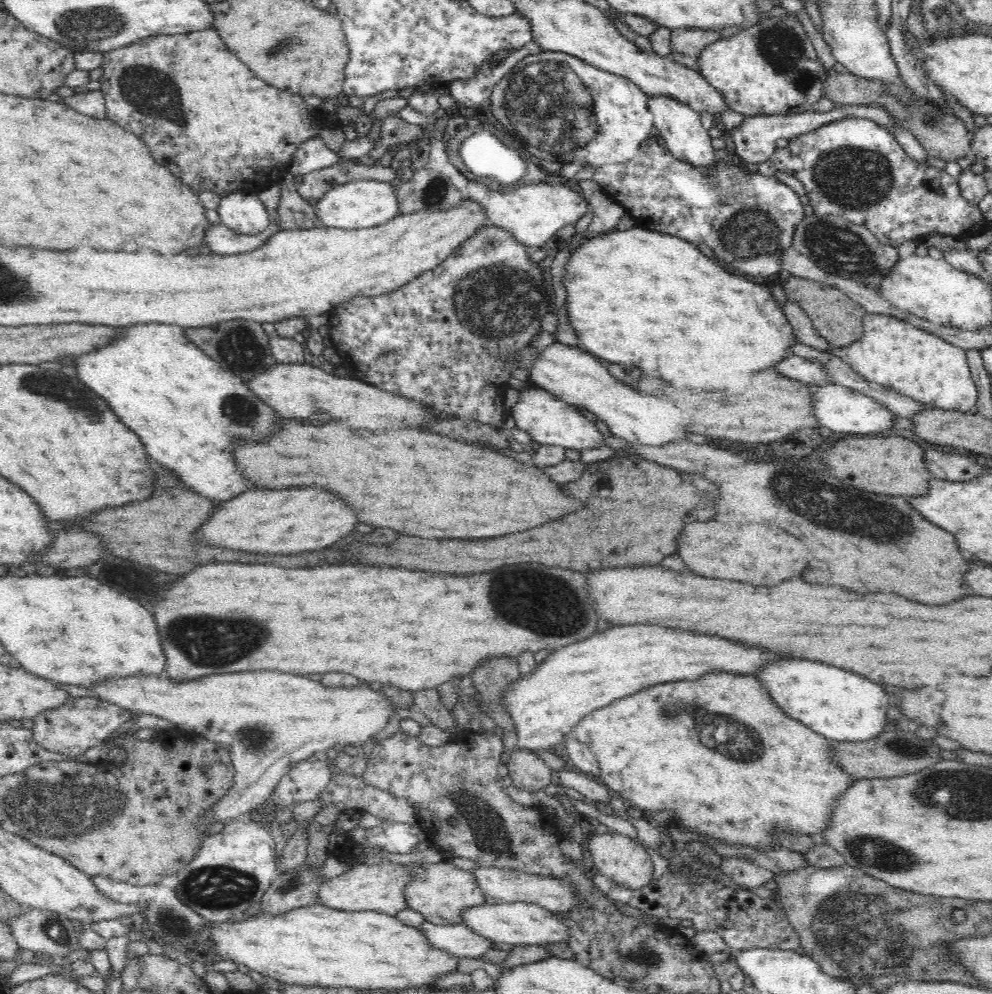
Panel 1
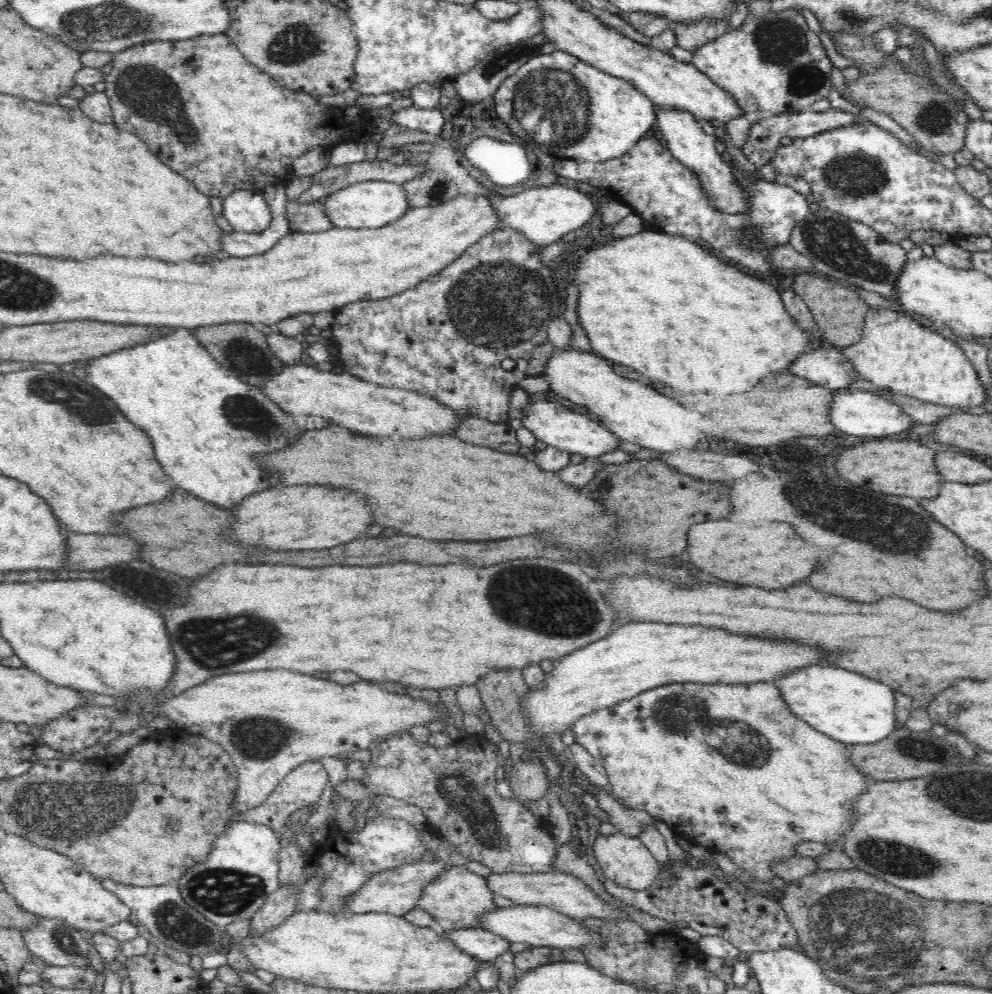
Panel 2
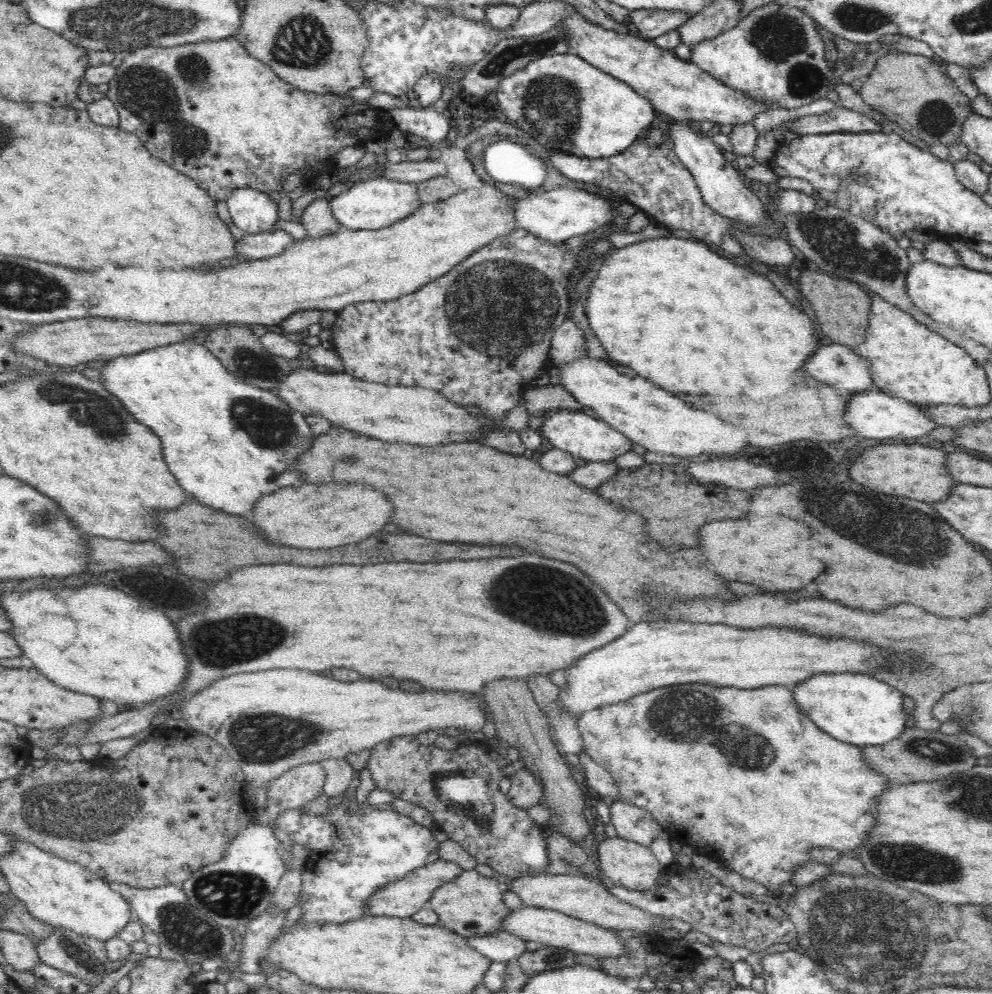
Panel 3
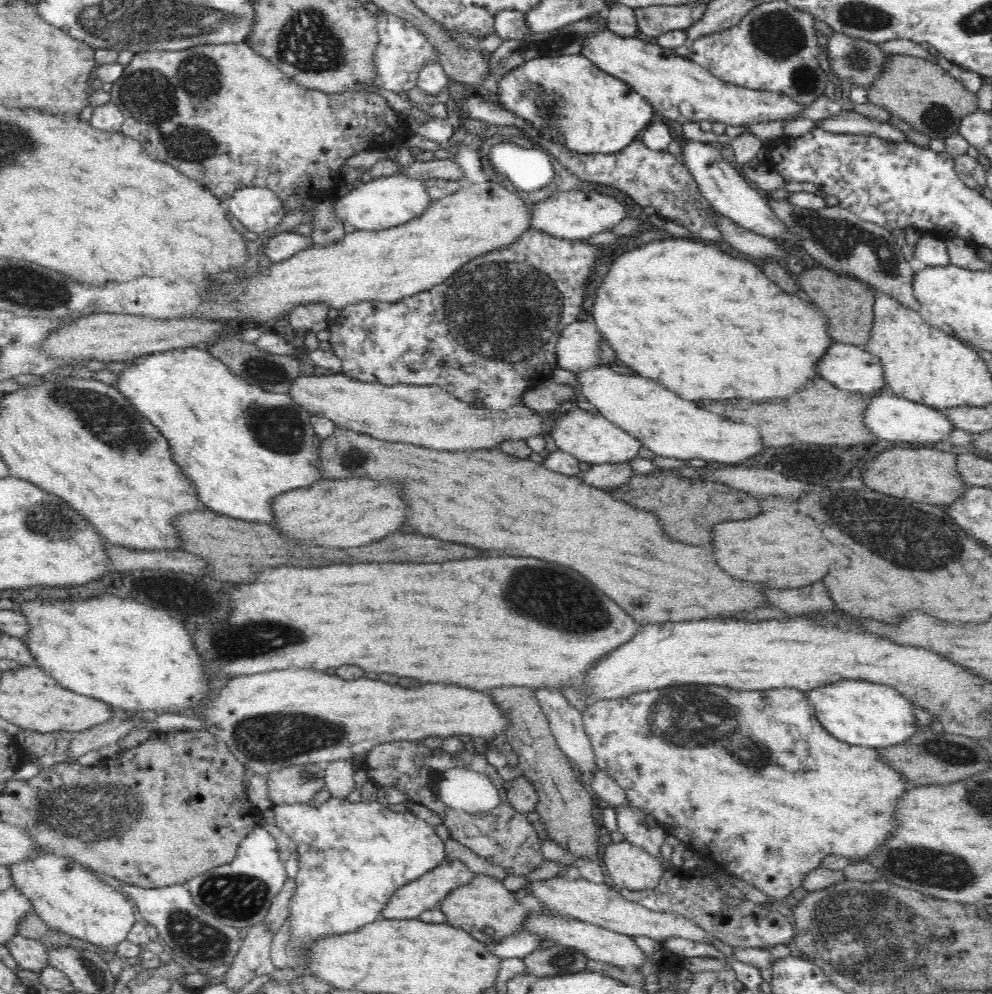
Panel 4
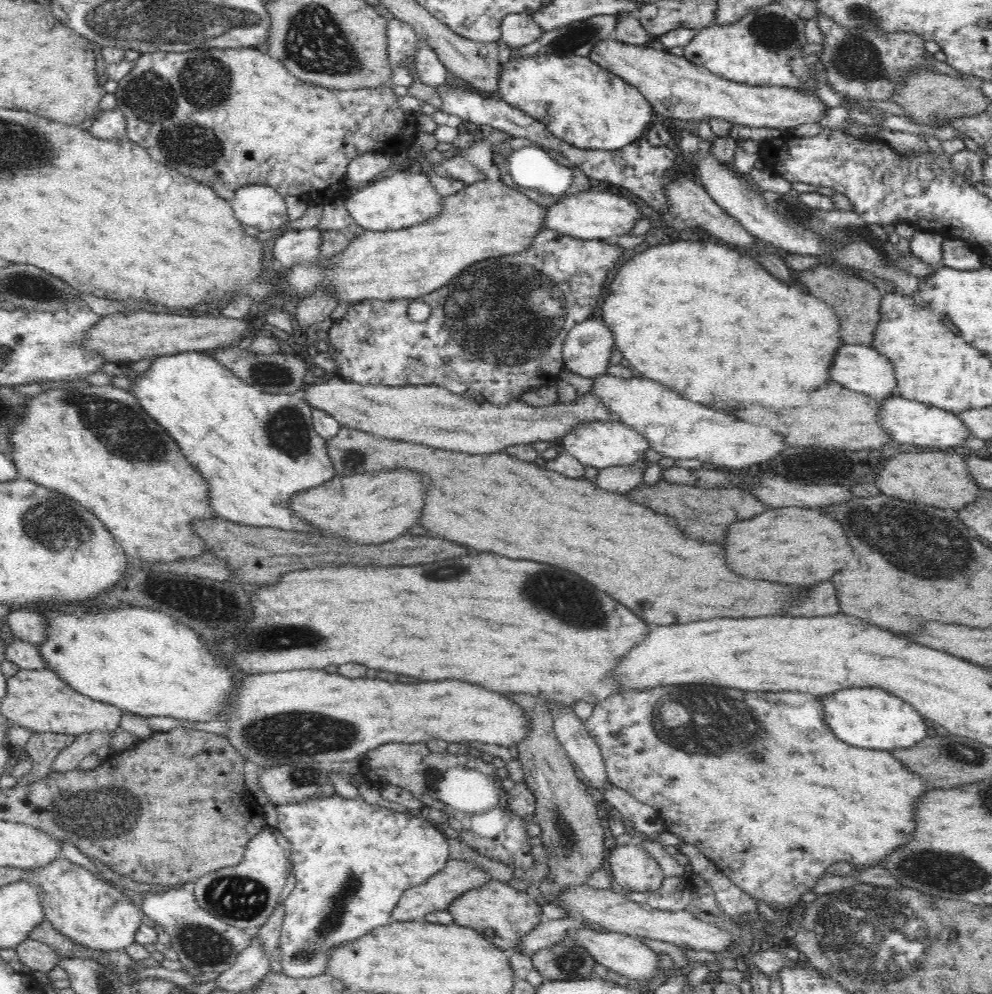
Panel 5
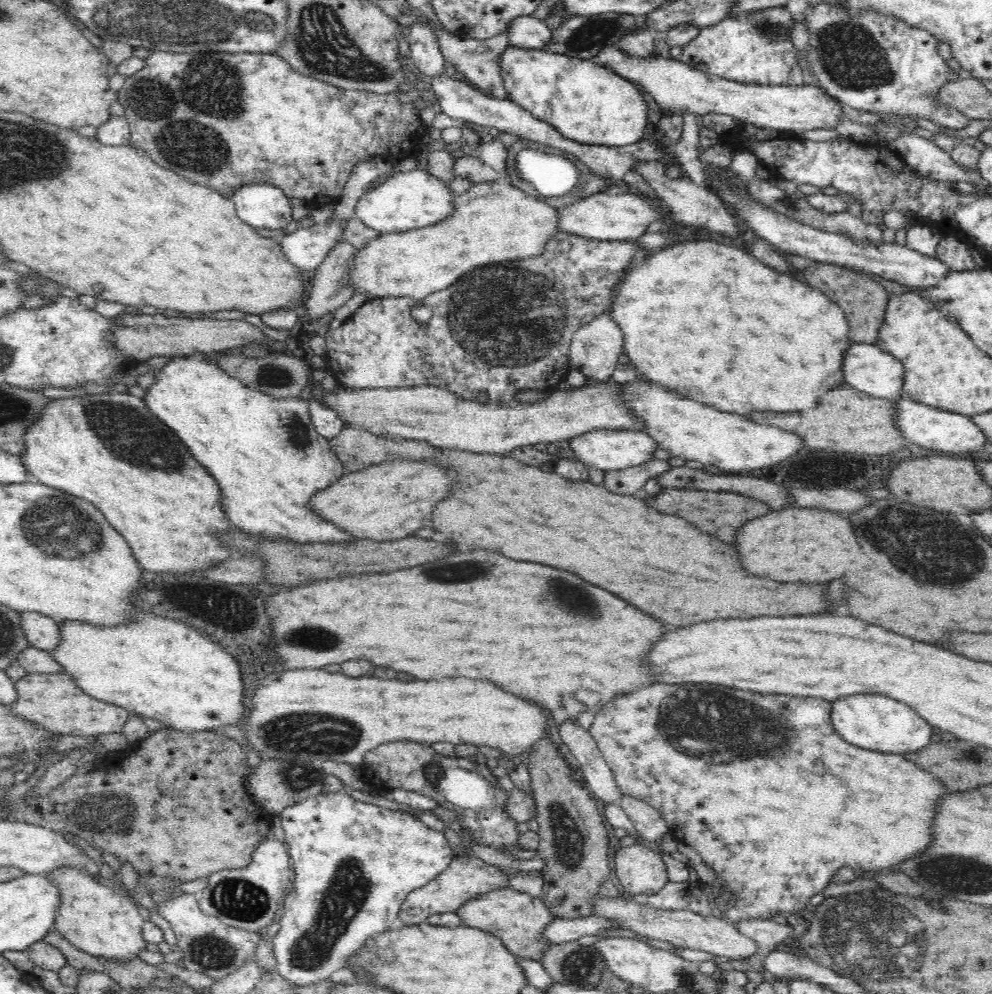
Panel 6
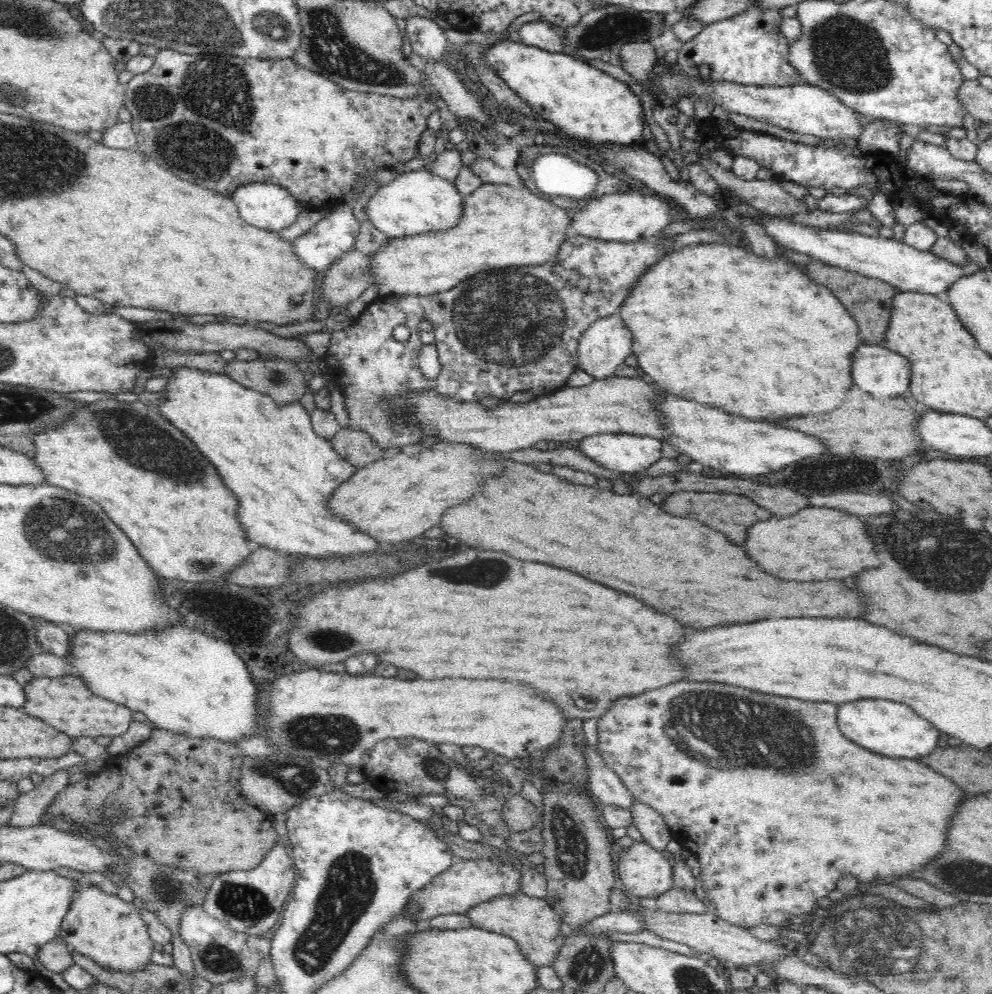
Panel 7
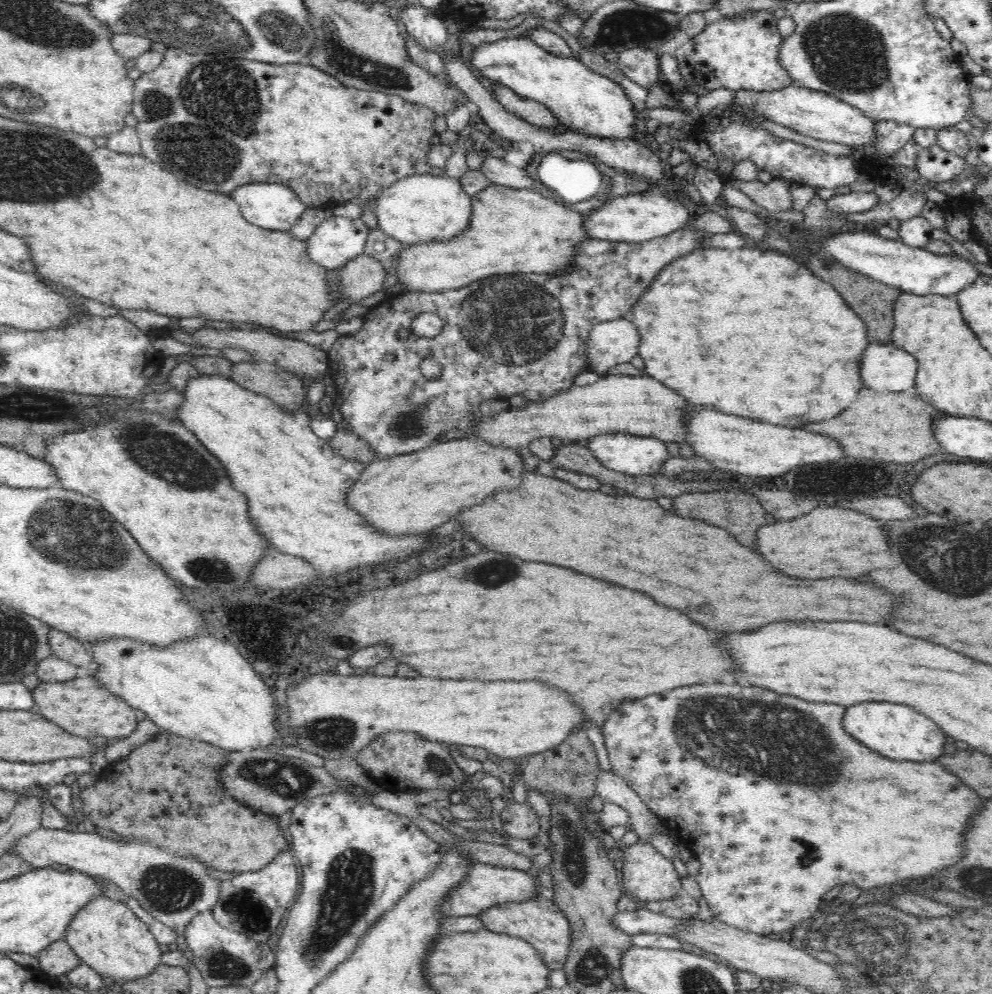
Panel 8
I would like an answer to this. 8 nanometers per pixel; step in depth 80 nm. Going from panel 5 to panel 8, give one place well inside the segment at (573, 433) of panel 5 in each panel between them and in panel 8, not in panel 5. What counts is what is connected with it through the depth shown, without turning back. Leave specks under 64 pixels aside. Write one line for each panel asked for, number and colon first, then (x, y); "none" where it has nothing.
6: (605, 449)
7: (622, 452)
8: (635, 455)

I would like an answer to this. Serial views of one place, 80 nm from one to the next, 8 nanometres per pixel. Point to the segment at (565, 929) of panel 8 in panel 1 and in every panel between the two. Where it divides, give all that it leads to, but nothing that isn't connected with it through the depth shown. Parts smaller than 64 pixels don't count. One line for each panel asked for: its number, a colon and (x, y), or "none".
1: (439, 891)
2: (456, 897)
3: (470, 904)
4: (484, 902)
5: (512, 914)
6: (517, 919)
7: (536, 927)

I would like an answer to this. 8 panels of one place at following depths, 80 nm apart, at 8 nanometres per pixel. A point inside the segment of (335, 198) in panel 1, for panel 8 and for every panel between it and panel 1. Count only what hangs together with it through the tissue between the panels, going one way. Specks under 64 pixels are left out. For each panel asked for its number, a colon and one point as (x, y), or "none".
2: (370, 204)
3: (371, 205)
4: (377, 204)
5: (396, 200)
6: (400, 201)
7: (416, 202)
8: (421, 208)

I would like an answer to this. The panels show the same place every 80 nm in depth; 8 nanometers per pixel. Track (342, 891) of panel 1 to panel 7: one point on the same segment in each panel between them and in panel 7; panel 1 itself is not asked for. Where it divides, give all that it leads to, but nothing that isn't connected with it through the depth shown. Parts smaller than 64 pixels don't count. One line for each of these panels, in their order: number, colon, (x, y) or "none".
2: (395, 891)
3: (401, 898)
4: (408, 901)
5: (457, 876)
6: (465, 877)
7: (465, 883)

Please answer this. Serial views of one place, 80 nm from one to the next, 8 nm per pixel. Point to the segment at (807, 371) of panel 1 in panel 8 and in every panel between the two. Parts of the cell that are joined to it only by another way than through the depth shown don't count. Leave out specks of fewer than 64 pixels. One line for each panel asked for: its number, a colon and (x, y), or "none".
2: (826, 367)
3: (836, 365)
4: (849, 367)
5: (859, 368)
6: (867, 368)
7: (880, 371)
8: (886, 368)

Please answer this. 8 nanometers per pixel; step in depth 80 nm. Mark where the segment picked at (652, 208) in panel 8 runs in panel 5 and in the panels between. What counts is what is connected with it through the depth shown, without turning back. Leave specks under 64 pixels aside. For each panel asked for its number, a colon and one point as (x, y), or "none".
5: (585, 216)
6: (624, 216)
7: (613, 217)

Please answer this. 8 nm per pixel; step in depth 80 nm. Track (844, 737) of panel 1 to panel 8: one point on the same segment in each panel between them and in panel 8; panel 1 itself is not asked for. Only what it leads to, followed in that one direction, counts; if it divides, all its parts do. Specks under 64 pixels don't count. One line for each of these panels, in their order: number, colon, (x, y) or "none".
2: (847, 707)
3: (853, 708)
4: (859, 712)
5: (865, 717)
6: (875, 722)
7: (892, 729)
8: (896, 731)

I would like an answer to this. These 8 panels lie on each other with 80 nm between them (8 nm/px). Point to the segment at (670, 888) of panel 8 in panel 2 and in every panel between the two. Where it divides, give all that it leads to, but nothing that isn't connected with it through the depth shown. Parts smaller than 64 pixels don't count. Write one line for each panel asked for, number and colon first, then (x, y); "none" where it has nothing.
2: (625, 860)
3: (627, 863)
4: (630, 866)
5: (632, 867)
6: (639, 869)
7: (644, 871)

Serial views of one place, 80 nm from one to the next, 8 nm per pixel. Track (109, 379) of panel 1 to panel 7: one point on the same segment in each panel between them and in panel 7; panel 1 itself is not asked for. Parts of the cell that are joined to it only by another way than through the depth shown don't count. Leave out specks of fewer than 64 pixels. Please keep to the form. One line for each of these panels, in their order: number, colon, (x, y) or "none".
2: (205, 422)
3: (227, 442)
4: (239, 446)
5: (254, 450)
6: (264, 452)
7: (284, 473)

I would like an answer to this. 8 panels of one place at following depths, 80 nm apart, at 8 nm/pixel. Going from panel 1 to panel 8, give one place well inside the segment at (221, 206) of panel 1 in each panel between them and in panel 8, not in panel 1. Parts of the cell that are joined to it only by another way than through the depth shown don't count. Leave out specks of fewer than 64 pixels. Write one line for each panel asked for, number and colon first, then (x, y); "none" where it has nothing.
2: (245, 211)
3: (253, 211)
4: (258, 209)
5: (262, 207)
6: (261, 206)
7: (267, 206)
8: (275, 207)

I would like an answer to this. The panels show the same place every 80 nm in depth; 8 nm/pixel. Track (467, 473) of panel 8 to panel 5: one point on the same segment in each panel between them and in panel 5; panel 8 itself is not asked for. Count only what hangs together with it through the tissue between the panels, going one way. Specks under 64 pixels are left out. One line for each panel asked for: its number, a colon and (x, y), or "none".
5: (368, 508)
6: (386, 502)
7: (395, 499)

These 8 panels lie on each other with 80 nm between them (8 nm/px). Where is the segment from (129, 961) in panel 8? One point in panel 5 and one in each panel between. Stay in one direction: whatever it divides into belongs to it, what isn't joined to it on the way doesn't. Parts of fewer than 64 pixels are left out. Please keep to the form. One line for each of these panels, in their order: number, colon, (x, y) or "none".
5: (95, 913)
6: (93, 917)
7: (105, 927)

